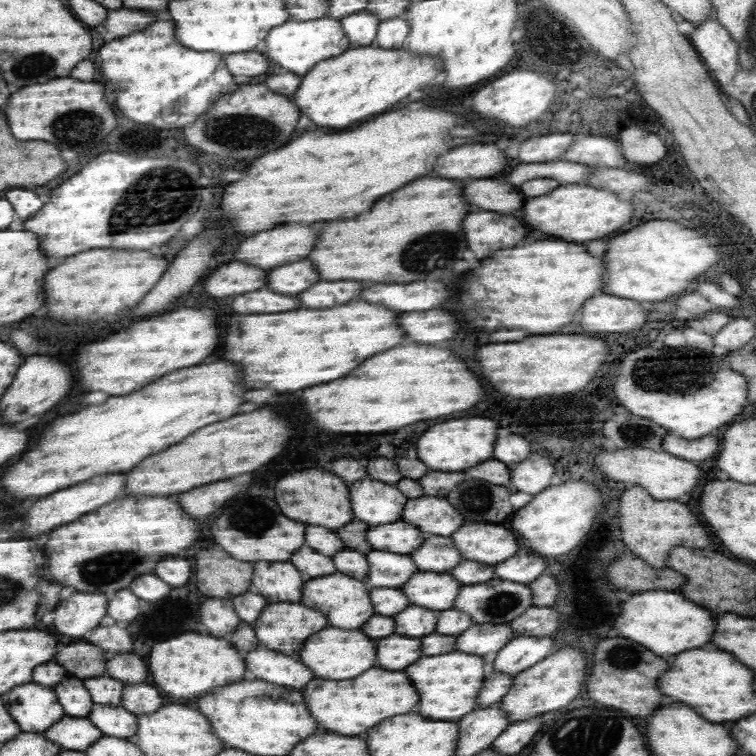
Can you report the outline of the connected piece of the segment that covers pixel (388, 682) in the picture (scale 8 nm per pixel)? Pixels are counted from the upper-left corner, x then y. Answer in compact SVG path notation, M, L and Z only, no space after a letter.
M382 668L368 670L368 674L360 674L360 678L344 682L316 678L316 682L312 682L308 690L304 690L304 698L308 698L308 706L312 706L312 714L316 714L316 722L320 722L320 728L348 736L358 736L368 728L380 724L384 718L418 710L418 692L410 684L406 674Z

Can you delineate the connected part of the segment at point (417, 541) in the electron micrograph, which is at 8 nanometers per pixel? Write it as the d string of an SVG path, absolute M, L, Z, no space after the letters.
M404 520L390 525L370 527L366 531L366 540L374 550L410 554L422 545L427 534L418 526Z

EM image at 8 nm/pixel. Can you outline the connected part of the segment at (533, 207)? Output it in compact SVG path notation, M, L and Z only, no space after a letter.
M568 184L558 186L554 194L550 192L546 196L528 200L528 206L524 206L524 224L532 230L554 238L564 238L568 242L588 242L620 230L632 220L632 210L634 206L630 202L618 200L612 192L596 190L590 185Z

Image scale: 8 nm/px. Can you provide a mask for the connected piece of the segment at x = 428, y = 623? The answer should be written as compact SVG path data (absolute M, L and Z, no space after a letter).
M408 606L394 616L396 634L408 634L408 638L422 638L434 632L436 614L422 606Z

